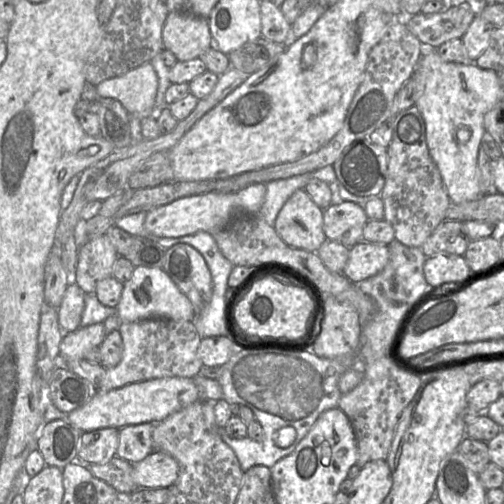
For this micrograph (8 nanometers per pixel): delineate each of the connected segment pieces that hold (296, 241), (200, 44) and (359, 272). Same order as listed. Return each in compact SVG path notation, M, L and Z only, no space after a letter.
M298 189L279 211L274 228L286 244L316 252L327 240L323 212L324 209L314 203L305 189Z
M174 11L168 14L162 31L162 39L164 49L169 50L180 62L199 58L212 47L208 19L183 12Z
M361 240L349 248L342 274L355 284L381 272L389 261L389 249L385 244Z

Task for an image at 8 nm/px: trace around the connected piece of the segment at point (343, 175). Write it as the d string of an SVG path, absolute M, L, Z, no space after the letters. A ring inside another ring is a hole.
M367 139L349 145L333 167L337 180L352 194L378 197L384 187L388 166L387 148Z

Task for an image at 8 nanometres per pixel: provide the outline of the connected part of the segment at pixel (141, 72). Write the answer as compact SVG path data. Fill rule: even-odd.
M145 63L129 72L107 79L96 86L98 95L119 101L126 111L140 120L155 116L158 76L151 65Z

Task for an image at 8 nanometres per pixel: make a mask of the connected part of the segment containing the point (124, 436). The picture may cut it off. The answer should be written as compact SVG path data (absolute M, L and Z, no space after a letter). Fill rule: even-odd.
M143 423L119 429L116 456L135 464L150 455L154 451L153 428L153 423Z

